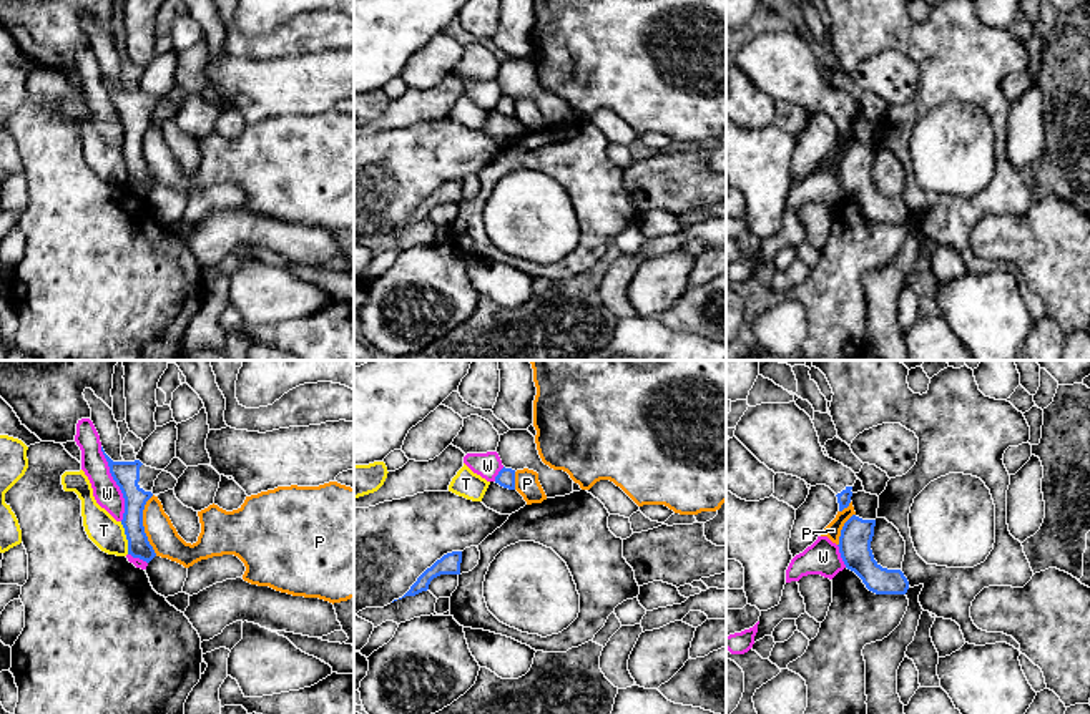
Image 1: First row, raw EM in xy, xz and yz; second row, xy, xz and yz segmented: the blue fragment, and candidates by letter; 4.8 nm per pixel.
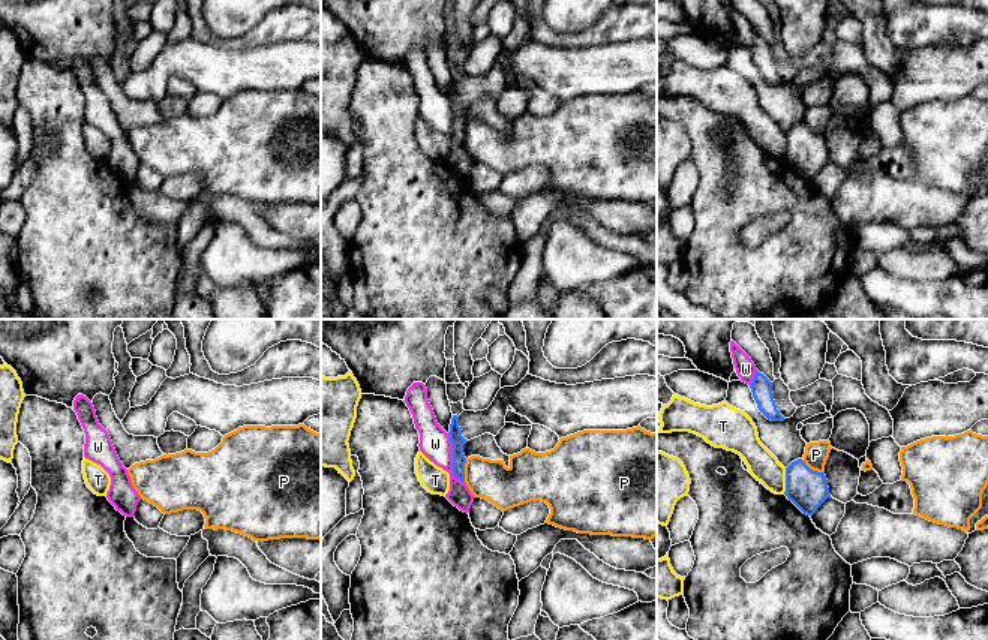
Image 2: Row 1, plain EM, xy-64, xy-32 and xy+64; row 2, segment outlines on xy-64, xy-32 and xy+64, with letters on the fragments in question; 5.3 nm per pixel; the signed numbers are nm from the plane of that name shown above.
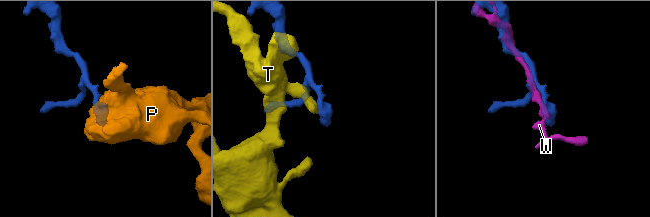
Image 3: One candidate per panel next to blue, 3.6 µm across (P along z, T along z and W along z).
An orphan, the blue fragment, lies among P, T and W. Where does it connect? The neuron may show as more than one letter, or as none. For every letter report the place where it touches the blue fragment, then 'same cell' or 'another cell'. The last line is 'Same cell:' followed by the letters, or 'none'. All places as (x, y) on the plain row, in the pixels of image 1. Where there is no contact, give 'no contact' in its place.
P: xy (142, 153) | another cell
T: xy (127, 166) | another cell
W: xy (117, 112) | another cell
Same cell: none

